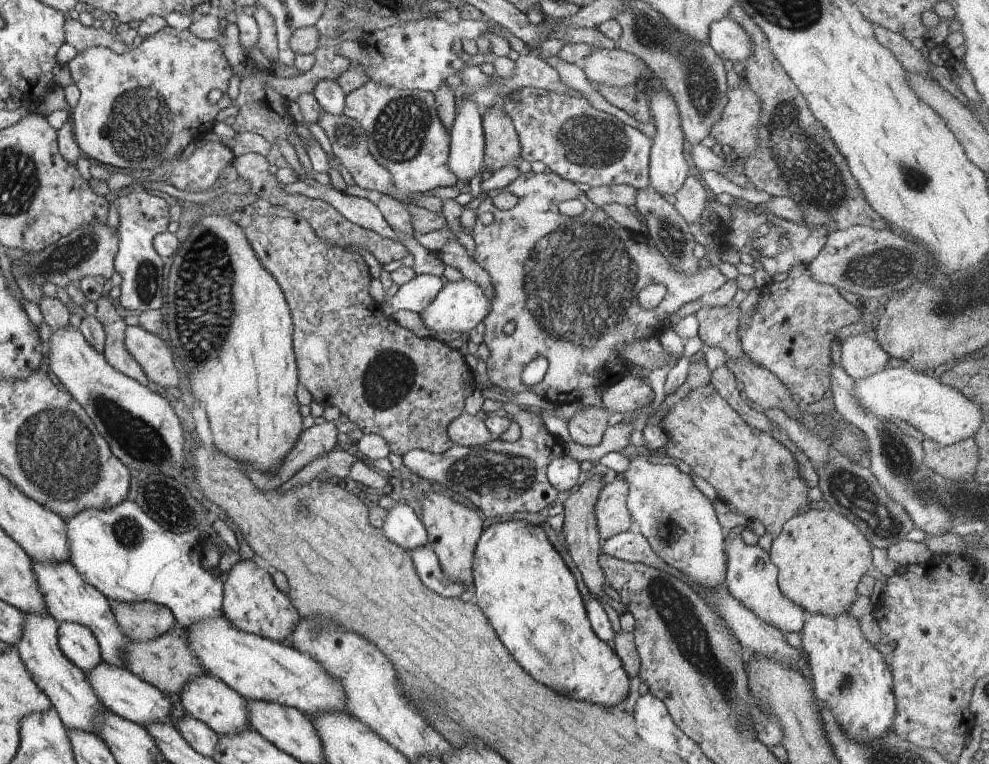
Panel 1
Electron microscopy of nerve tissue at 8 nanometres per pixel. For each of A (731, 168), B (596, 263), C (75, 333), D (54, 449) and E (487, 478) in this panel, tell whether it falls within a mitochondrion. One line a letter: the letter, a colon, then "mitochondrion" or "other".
A: other
B: mitochondrion
C: other
D: mitochondrion
E: mitochondrion

